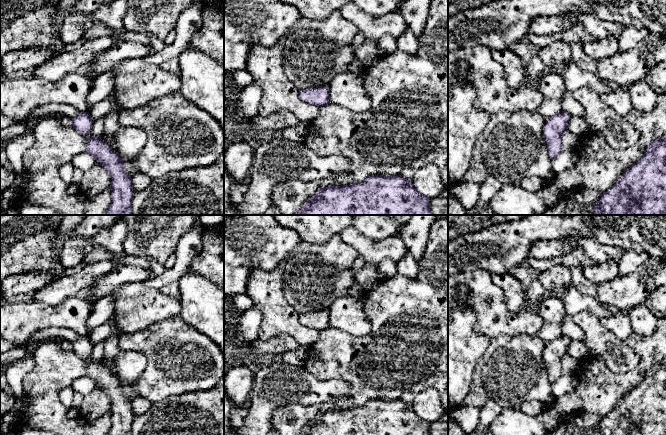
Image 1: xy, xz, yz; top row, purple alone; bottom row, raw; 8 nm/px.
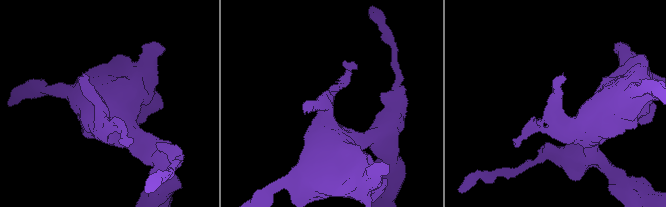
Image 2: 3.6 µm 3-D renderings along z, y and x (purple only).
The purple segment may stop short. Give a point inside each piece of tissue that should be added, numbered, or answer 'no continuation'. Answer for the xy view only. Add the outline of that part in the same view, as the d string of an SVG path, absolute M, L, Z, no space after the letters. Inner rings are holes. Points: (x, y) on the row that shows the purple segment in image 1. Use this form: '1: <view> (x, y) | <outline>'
1: xy (49, 110) | M46 104L37 108L32 115L32 120L39 120L44 117L62 117L67 116L74 119L76 115L82 114L81 111L65 104Z

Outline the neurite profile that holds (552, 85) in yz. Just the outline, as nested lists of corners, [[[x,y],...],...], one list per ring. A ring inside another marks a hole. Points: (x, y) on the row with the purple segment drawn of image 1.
[[[559,72],[544,73],[536,83],[543,94],[543,102],[537,112],[546,120],[561,113],[563,111],[562,97],[567,91],[562,74]]]

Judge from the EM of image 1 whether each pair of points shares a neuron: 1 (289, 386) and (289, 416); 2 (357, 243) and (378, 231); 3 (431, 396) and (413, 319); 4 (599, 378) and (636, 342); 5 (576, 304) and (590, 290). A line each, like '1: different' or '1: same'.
1: different
2: different
3: different
4: same
5: different

